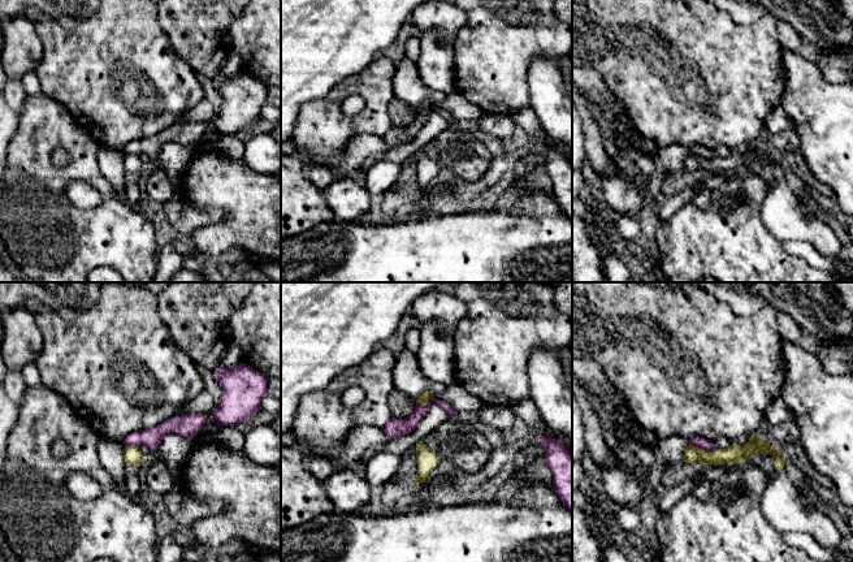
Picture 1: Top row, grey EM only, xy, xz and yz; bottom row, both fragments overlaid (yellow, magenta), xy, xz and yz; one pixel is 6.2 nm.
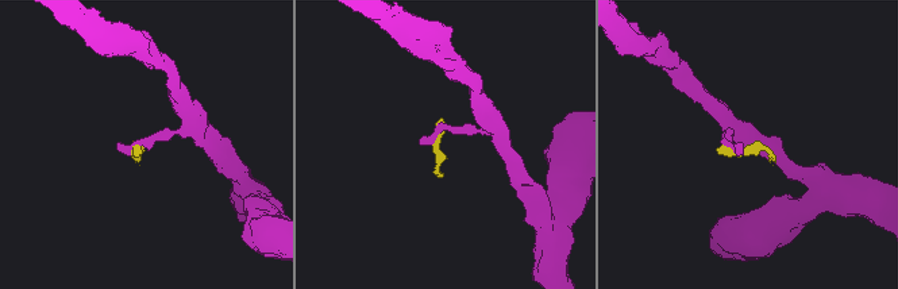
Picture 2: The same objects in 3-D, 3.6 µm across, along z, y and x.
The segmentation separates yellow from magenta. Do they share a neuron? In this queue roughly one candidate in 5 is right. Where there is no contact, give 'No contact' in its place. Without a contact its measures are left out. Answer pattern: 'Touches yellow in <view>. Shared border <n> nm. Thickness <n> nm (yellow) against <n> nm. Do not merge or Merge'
Touches yellow in yz. Shared border 180 nm. Thickness 120 nm (yellow) against 70 nm. Do not merge

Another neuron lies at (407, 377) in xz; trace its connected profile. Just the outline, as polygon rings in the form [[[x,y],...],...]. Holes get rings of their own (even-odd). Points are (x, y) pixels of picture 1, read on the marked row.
[[[404,347],[400,355],[397,356],[391,376],[394,388],[406,393],[415,401],[424,392],[438,394],[447,389],[447,385],[430,381],[423,375],[419,368],[416,354],[408,347]]]

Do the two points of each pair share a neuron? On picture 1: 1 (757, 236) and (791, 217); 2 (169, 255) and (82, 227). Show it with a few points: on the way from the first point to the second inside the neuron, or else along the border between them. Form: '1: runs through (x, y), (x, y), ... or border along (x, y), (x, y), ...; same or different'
1: border along (762, 199), (761, 220), (780, 242); different
2: border along (159, 249), (156, 268); different

